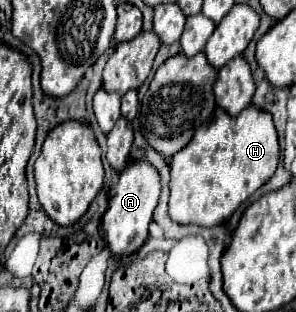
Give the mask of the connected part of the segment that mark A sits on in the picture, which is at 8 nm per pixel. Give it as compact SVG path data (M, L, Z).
M145 160L129 162L129 166L121 172L117 184L109 190L109 208L103 214L103 234L111 254L127 256L137 252L149 236L149 224L153 218L153 210L157 206L161 192L159 172Z

